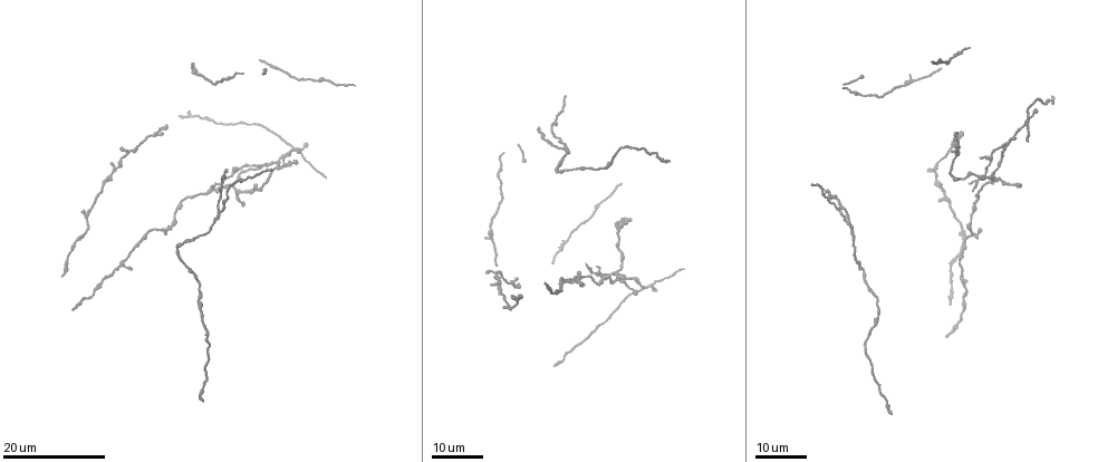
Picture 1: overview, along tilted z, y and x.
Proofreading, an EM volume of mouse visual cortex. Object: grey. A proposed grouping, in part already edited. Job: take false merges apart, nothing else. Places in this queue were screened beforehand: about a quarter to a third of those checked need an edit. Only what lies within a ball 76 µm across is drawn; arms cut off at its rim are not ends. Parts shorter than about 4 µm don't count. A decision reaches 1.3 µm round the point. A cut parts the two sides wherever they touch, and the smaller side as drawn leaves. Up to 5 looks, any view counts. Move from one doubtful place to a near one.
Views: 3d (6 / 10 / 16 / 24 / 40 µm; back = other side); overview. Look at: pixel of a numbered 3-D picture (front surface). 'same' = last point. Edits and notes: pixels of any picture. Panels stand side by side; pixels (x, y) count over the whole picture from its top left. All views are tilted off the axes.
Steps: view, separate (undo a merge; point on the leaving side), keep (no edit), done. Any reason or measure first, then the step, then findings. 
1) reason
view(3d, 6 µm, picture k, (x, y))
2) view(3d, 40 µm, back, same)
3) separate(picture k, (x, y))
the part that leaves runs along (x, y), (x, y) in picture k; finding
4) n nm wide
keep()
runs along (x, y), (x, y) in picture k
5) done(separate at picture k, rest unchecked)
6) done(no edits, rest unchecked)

looks like a crossing
view(3d, 24 µm, picture 1, (294, 146))

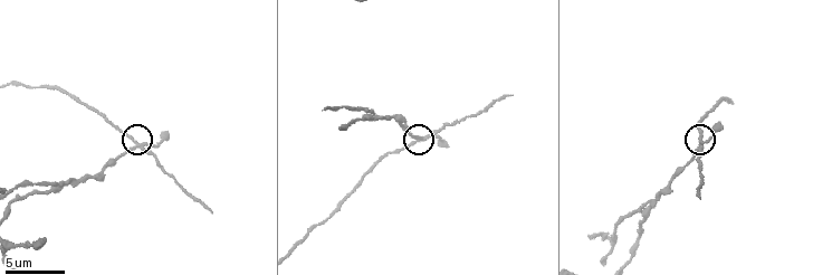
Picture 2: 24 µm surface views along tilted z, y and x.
view(3d, 10 µm, picture 2, (133, 139))

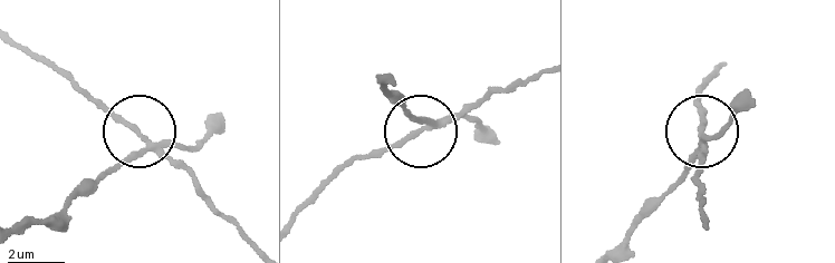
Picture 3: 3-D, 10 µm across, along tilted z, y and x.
separate(picture 3, (117, 122))
the part that leaves runs along (151, 146), (86, 91), (22, 52) in picture 3; a second neuron is stuck on

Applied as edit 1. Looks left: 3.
redraw
view(overview)

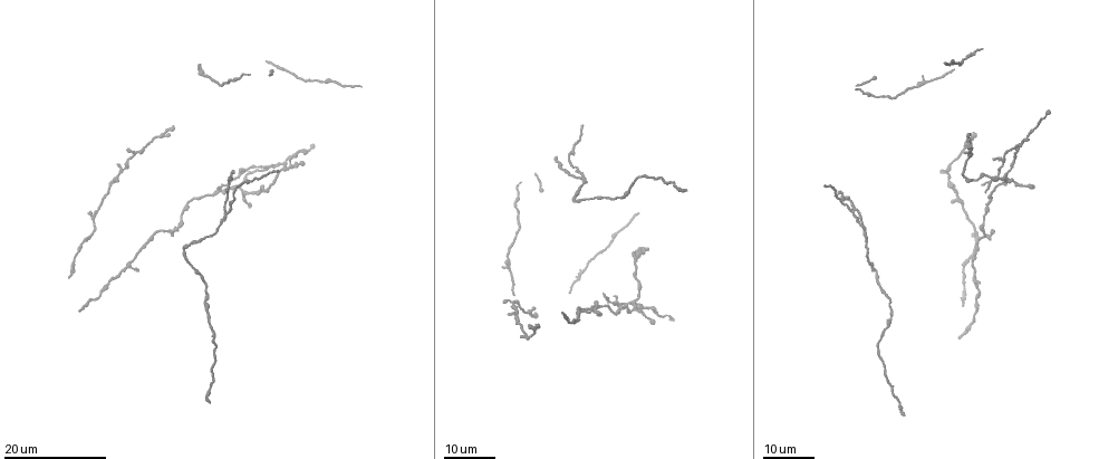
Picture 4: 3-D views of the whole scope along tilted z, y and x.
sudden change in width
view(3d, 16 µm, picture 4, (282, 168))

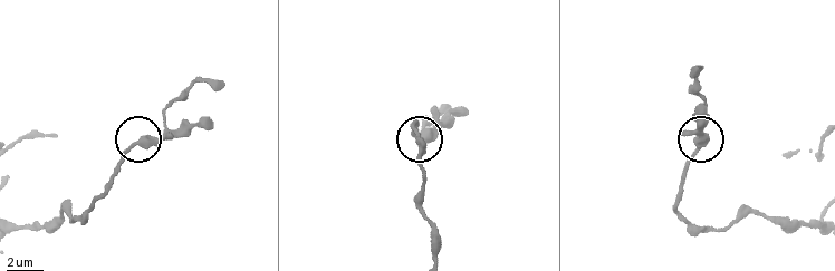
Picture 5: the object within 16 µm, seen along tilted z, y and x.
view(3d, 10 µm, picture 5, (131, 146))

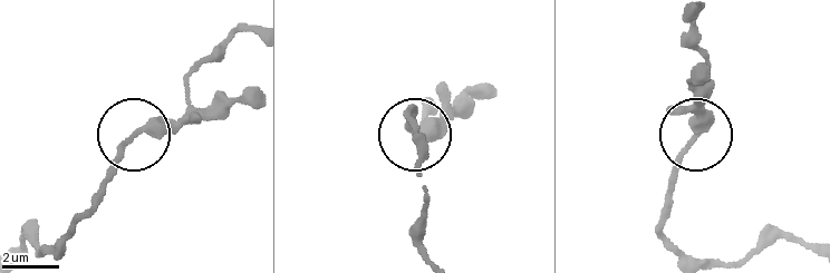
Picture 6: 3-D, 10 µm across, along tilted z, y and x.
keep()
one neuron here

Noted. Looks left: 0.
done(separate at picture 3, rest unchecked)

